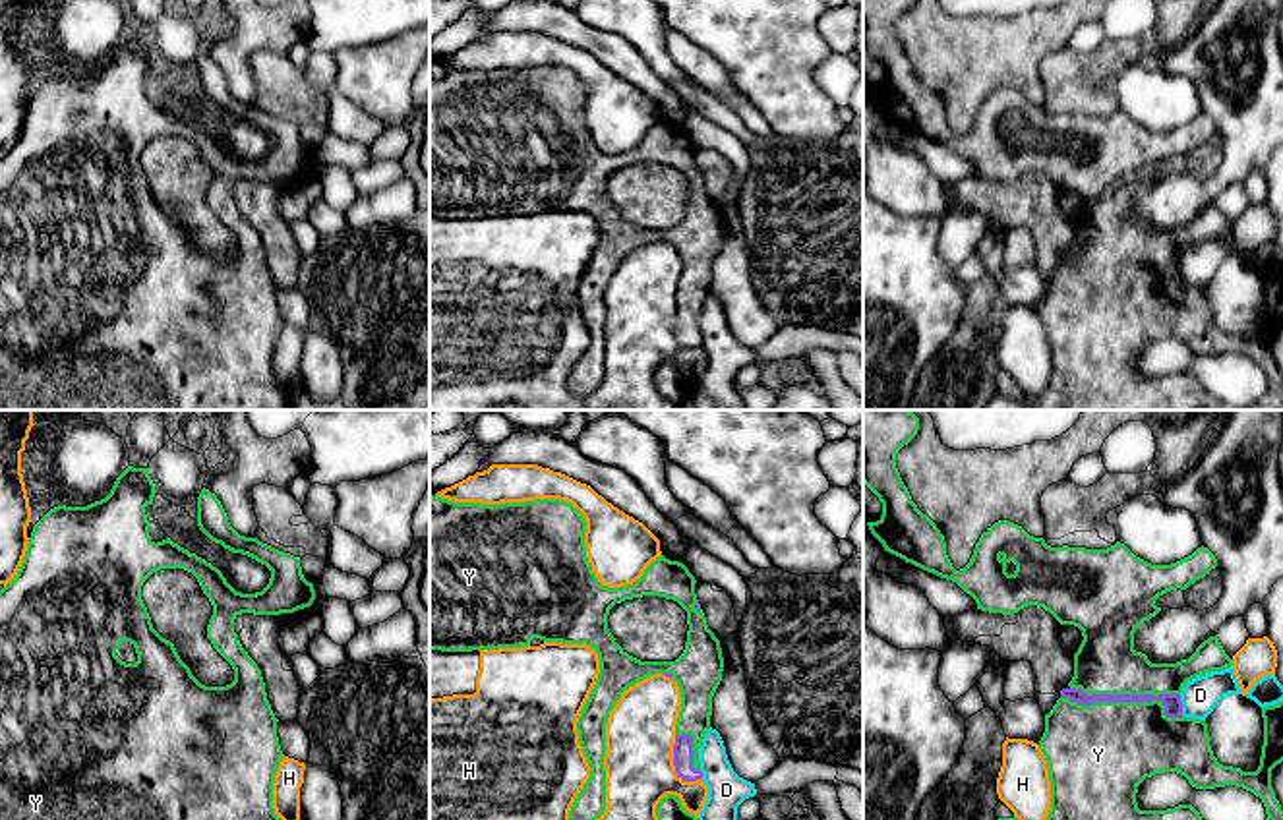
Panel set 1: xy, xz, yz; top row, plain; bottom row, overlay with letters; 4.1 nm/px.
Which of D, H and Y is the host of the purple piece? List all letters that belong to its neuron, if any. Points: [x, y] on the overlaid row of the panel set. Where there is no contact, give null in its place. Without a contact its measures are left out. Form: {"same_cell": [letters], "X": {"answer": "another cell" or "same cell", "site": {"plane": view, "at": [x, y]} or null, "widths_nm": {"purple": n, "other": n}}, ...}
{"same_cell": ["Y"], "D": {"answer": "another cell", "site": {"plane": "yz", "at": [1181, 704]}, "widths_nm": {"purple": 80, "other": 150}}, "H": {"answer": "another cell", "site": {"plane": "xz", "at": [674, 764]}, "widths_nm": {"purple": 80, "other": 280}}, "Y": {"answer": "same cell", "site": {"plane": "yz", "at": [1125, 701]}, "widths_nm": {"purple": 80, "other": 400}}}

